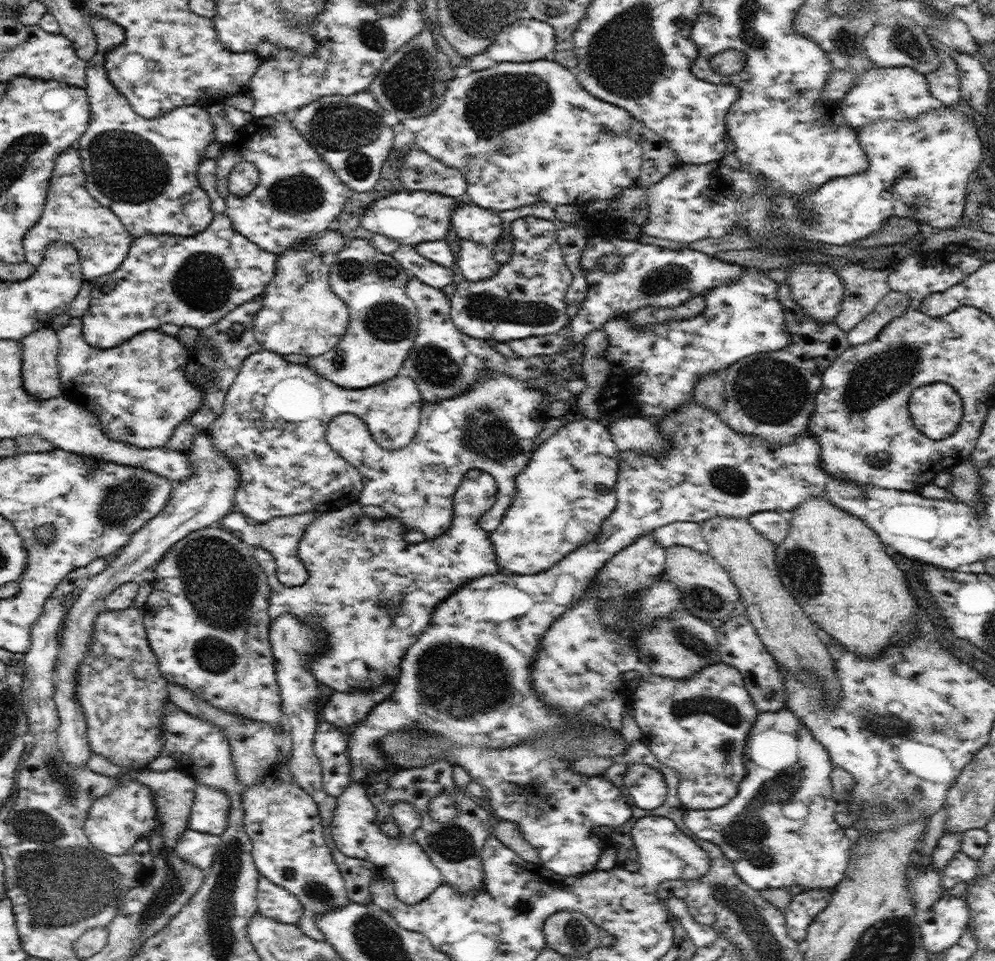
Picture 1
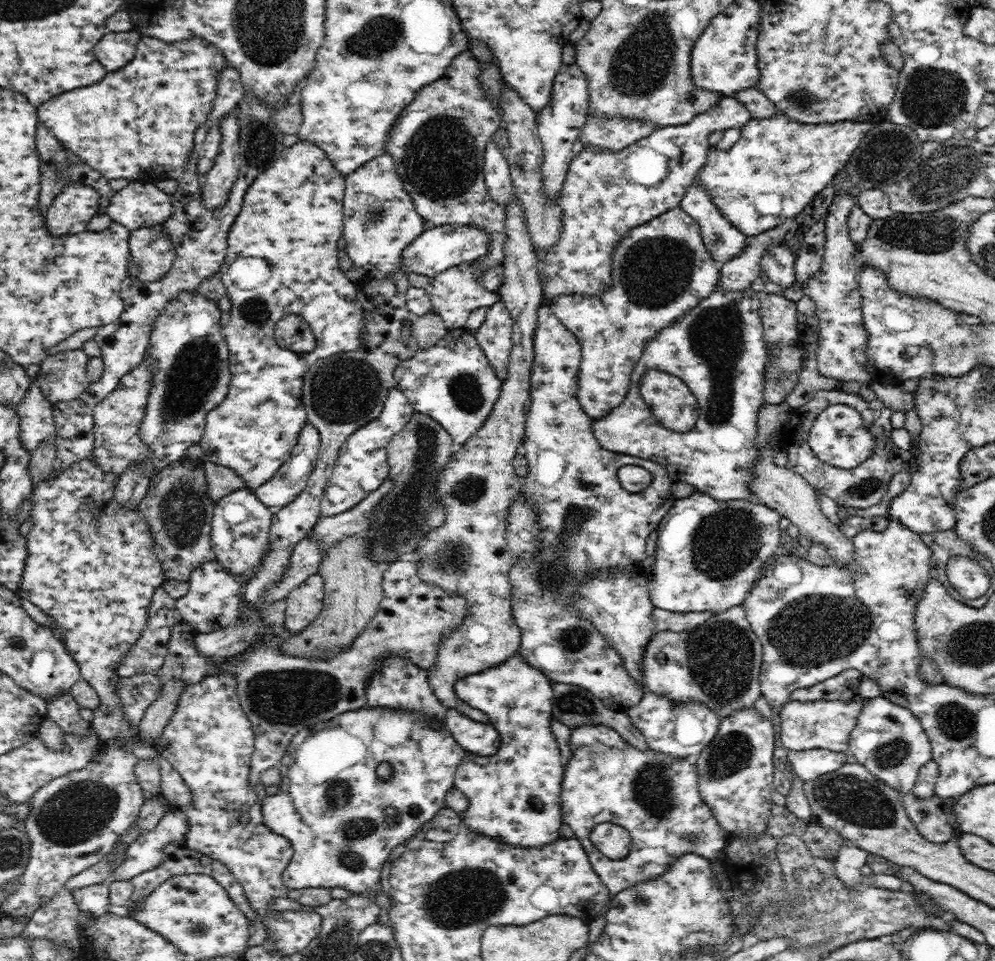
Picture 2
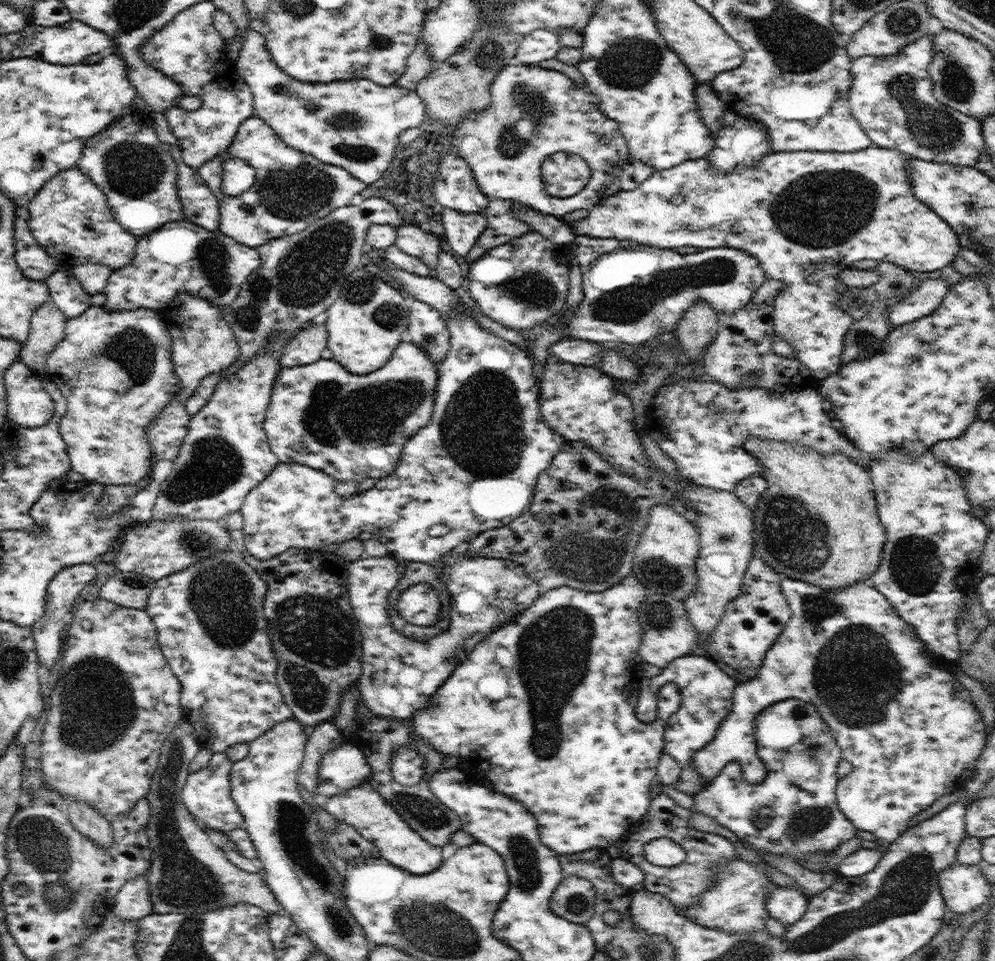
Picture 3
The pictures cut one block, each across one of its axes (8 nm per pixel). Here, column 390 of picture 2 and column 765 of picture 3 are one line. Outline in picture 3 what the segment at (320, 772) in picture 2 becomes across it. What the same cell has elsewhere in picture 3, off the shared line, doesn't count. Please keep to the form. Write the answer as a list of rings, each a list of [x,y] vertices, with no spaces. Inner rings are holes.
[[[781,700],[765,708],[755,721],[757,755],[767,768],[765,779],[752,784],[743,778],[741,764],[730,761],[714,780],[694,794],[696,810],[734,832],[739,840],[770,854],[792,856],[795,862],[807,861],[815,852],[837,850],[840,844],[856,836],[857,828],[838,808],[837,768],[843,758],[841,748],[824,721],[816,706],[805,700]]]

